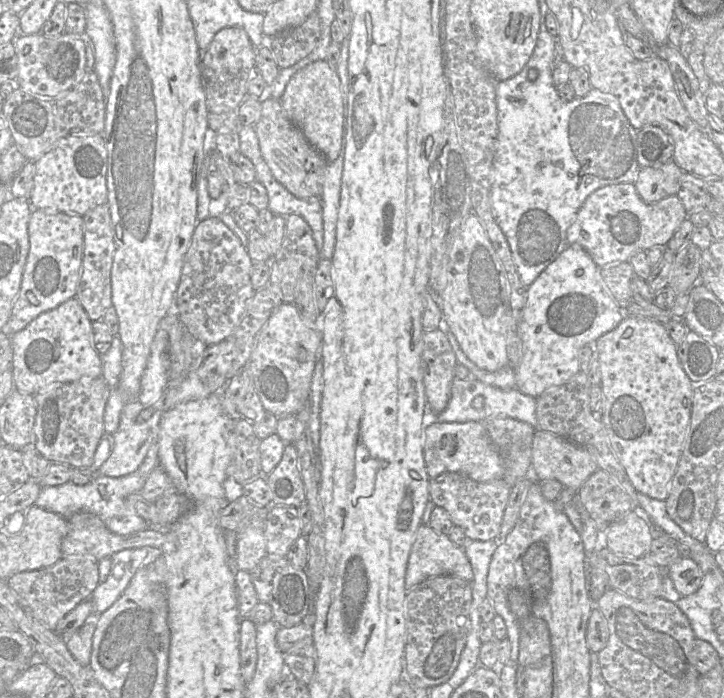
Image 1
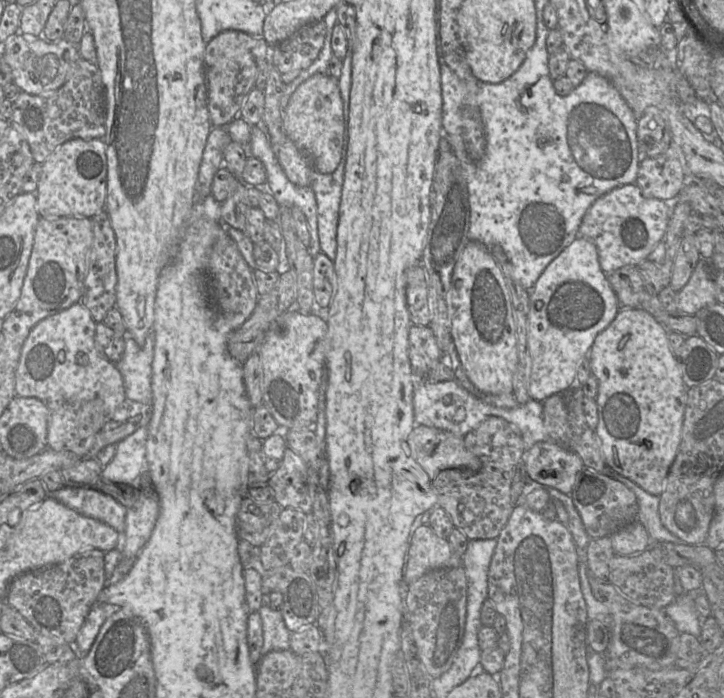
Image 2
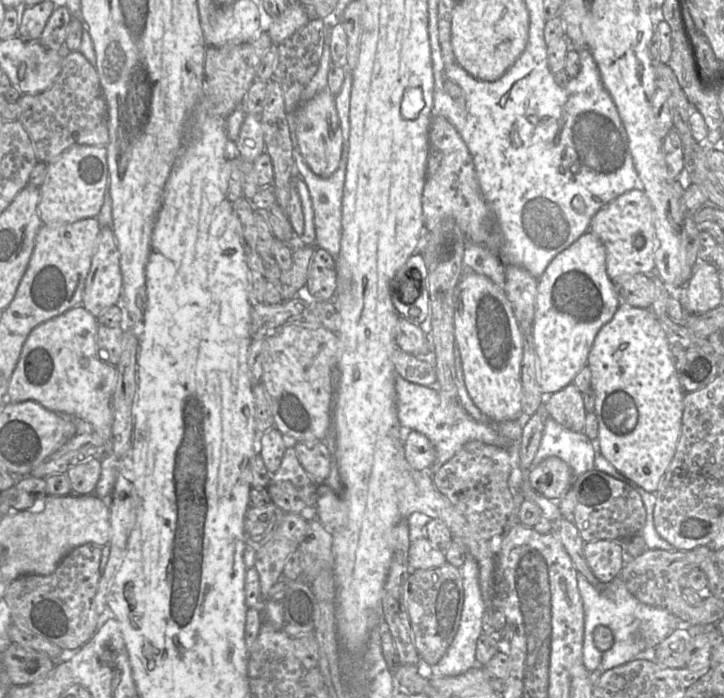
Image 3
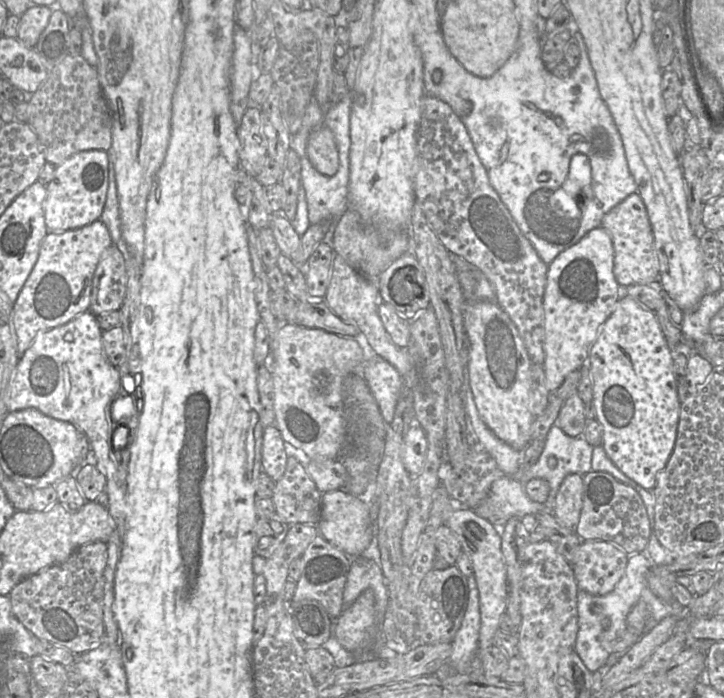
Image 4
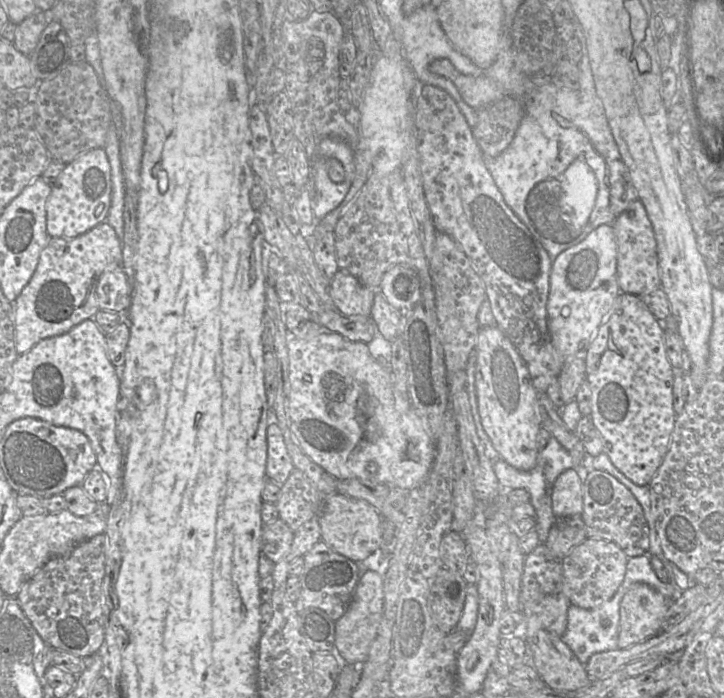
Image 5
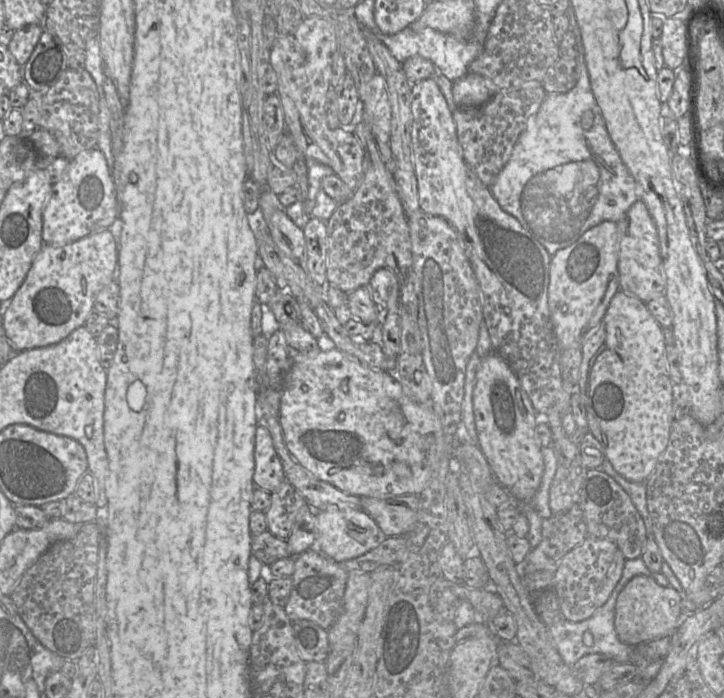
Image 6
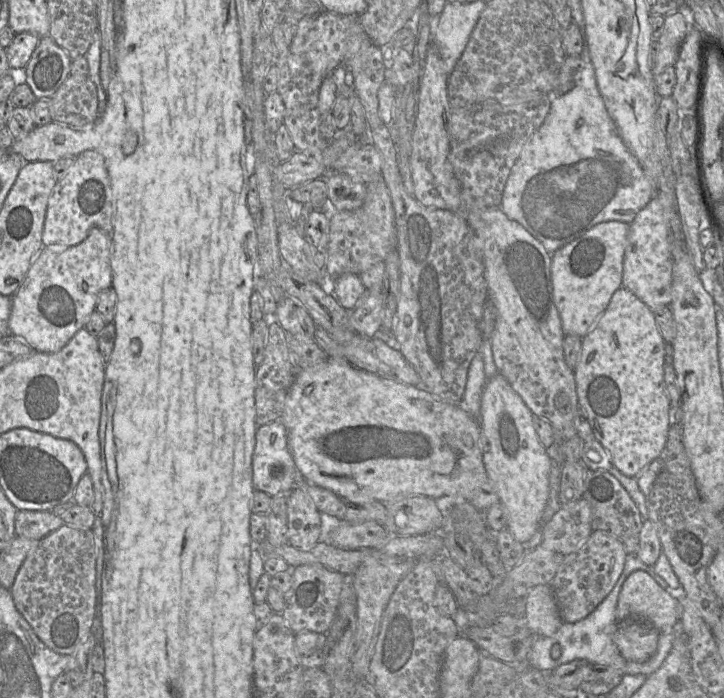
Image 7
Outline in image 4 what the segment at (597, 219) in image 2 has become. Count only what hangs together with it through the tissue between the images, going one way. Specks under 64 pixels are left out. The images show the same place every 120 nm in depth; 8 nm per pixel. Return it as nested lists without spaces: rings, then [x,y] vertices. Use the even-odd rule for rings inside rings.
[[[638,192],[632,193],[602,219],[601,227],[609,232],[614,247],[613,273],[620,287],[646,284],[659,277],[659,260],[646,206]]]

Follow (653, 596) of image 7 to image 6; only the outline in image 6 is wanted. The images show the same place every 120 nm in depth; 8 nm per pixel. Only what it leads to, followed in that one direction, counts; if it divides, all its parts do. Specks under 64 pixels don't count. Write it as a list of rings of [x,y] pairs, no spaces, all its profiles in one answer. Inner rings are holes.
[[[637,575],[618,594],[614,627],[622,643],[638,646],[670,636],[682,618],[681,596],[675,589],[661,587],[649,576]]]

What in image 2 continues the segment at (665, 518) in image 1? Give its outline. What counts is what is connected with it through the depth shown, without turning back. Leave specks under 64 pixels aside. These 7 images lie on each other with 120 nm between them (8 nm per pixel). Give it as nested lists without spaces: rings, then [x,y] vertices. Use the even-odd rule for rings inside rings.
[[[625,484],[624,486],[635,496],[639,505],[637,521],[645,527],[653,543],[682,543],[678,537],[669,532],[661,523],[659,515],[660,496],[648,495],[633,484]]]

